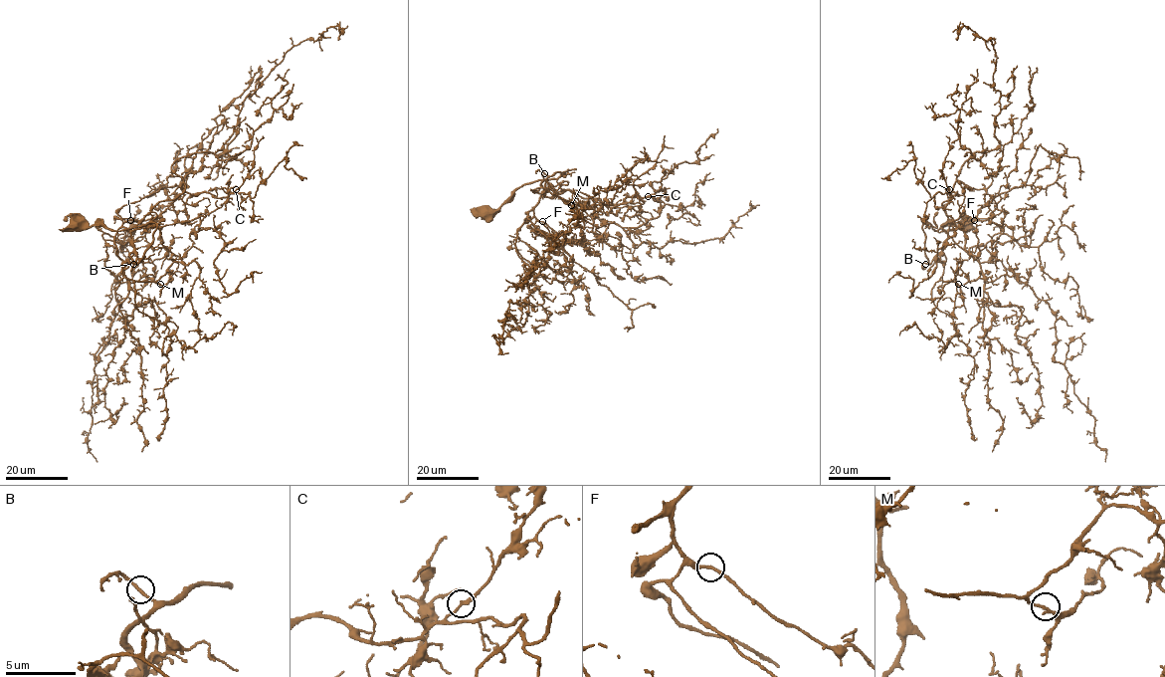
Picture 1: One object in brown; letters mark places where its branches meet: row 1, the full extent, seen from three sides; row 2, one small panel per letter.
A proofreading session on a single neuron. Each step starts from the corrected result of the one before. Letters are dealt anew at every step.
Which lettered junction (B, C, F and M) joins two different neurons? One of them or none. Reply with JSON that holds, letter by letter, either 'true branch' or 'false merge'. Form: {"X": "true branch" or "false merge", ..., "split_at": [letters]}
{"B": "true branch", "C": "true branch", "F": "true branch", "M": "true branch", "split_at": []}

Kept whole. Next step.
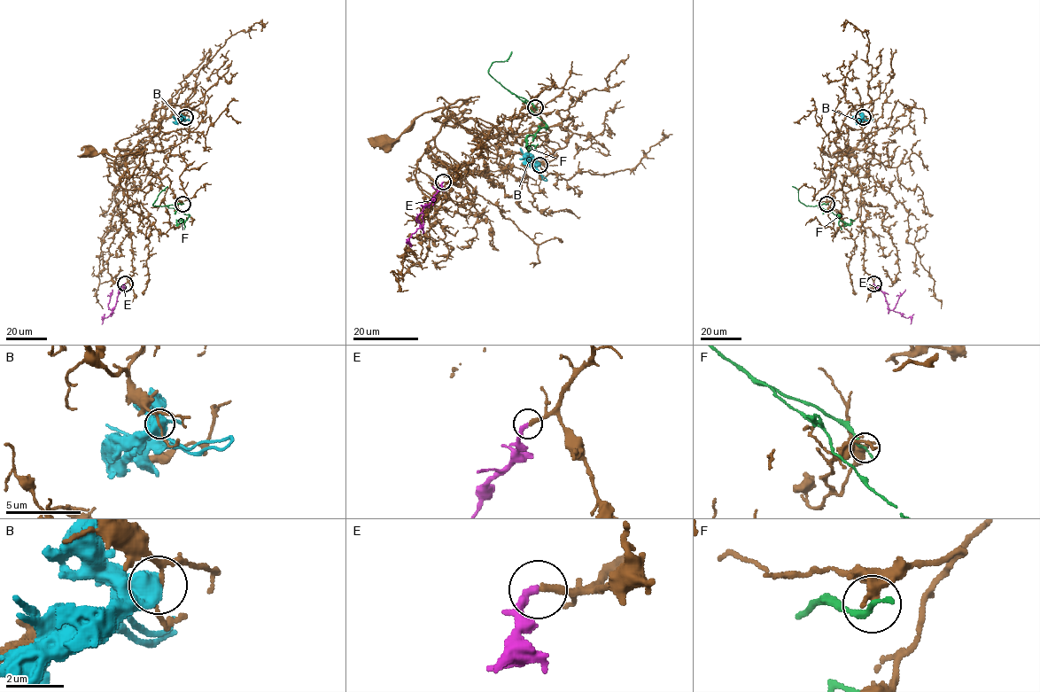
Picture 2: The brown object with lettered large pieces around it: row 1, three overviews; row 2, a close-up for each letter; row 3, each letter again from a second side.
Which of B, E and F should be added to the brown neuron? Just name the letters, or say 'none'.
E

